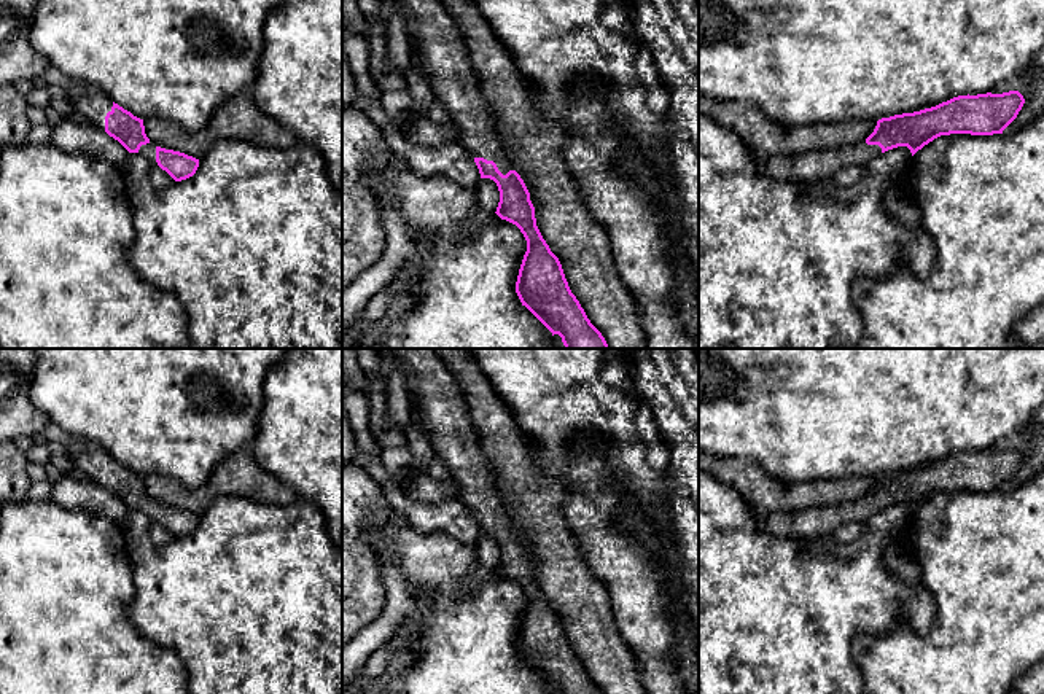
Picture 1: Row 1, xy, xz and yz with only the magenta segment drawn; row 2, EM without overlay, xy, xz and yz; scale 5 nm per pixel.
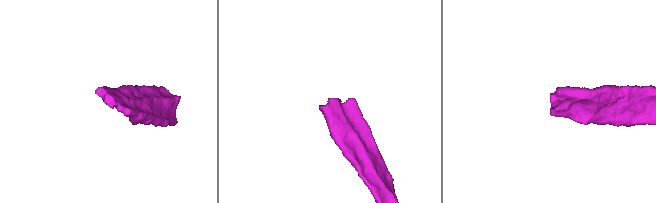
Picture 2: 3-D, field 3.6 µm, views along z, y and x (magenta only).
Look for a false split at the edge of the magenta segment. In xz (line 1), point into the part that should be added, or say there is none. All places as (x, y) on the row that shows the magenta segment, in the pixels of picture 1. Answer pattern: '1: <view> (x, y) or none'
1: xz (435, 37)

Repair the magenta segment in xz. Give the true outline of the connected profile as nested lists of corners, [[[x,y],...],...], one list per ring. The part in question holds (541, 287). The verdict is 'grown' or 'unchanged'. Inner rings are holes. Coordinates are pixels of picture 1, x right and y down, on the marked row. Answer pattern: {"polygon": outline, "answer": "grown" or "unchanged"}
{"polygon": [[[441,0],[385,2],[392,3],[401,13],[411,45],[411,56],[420,59],[420,70],[436,96],[436,100],[444,105],[449,119],[458,127],[460,145],[463,145],[474,159],[481,178],[490,178],[497,183],[500,202],[495,213],[501,220],[516,224],[527,240],[527,251],[516,282],[516,293],[522,306],[525,306],[552,336],[559,334],[565,349],[608,349],[605,337],[590,323],[579,301],[571,293],[559,258],[551,251],[536,226],[530,193],[504,153],[493,119],[493,110],[481,91],[479,78],[468,57],[463,33],[454,16]]], "answer": "grown"}

